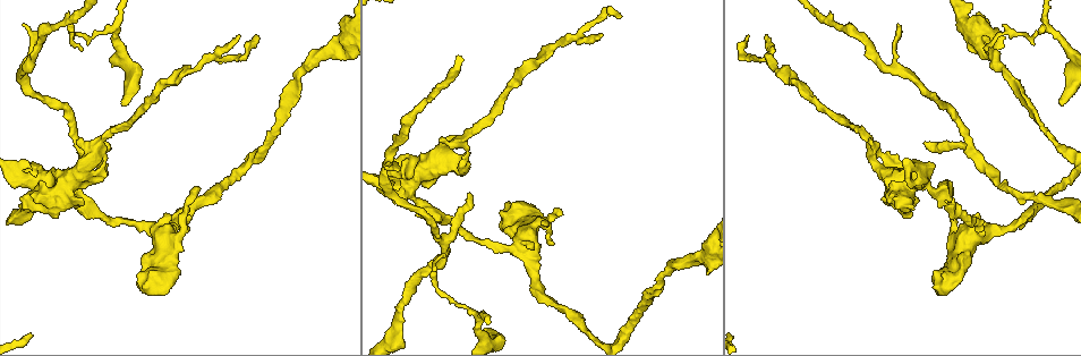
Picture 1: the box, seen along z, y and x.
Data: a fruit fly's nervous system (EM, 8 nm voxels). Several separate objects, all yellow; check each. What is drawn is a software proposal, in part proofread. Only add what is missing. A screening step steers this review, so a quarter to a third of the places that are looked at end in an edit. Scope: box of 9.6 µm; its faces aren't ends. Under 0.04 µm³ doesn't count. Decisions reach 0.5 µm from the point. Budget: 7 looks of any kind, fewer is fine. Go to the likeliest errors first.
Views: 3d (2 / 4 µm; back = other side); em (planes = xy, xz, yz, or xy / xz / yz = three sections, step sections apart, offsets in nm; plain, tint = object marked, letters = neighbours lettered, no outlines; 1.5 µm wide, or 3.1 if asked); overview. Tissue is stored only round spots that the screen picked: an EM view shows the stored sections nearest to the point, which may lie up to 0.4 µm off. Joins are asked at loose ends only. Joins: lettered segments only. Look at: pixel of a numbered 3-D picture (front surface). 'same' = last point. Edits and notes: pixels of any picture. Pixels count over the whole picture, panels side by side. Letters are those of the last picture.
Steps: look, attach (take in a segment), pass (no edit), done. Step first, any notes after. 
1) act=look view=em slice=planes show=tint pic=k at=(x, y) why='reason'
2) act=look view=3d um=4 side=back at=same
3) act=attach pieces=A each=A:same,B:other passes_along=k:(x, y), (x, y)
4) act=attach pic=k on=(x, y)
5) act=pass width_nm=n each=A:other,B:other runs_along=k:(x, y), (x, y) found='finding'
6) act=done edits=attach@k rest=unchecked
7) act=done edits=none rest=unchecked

act=look view=3d um=2 pic=1 at=(469, 192) why='an open end'

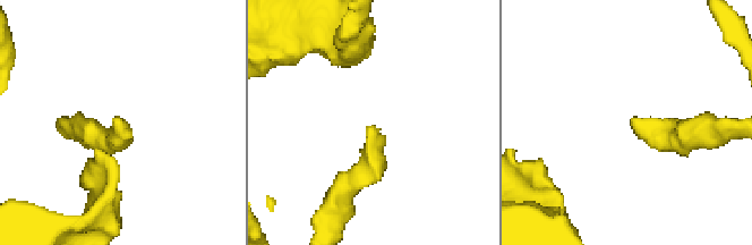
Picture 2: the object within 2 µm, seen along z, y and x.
act=look view=em slice=yz step=4 show=tint pic=2 at=(366, 129)

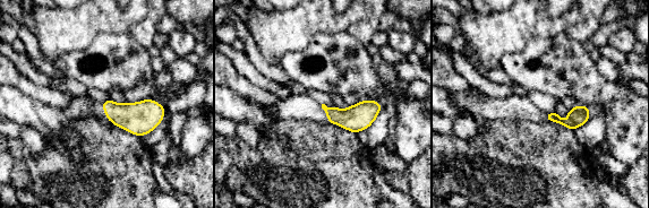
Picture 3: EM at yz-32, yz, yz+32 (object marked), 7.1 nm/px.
act=look view=em slice=planes show=letters at=same why='another direction'

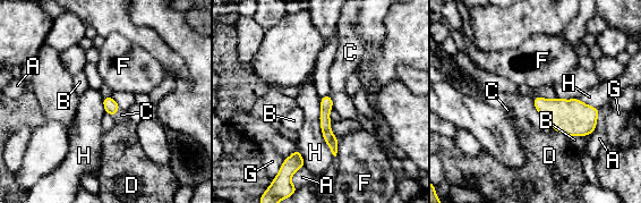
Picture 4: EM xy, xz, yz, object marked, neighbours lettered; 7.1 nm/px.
act=attach pieces=C each=A:other,B:other,C:same,D:other,F:other,G:other,H:other passes_along=4:(111, 107), (117, 111), (121, 115) found='the neuron continues'

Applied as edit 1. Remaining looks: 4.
act=look view=overview why='see it whole again'

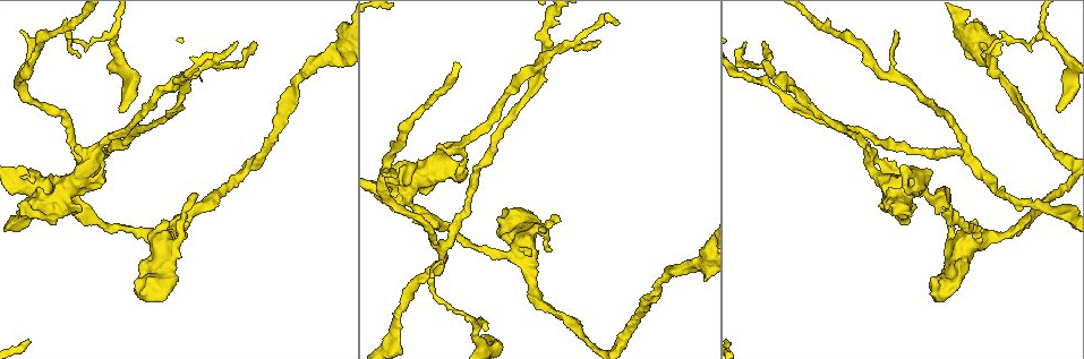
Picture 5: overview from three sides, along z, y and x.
act=look view=em slice=planes show=letters pic=5 at=(1058, 111)

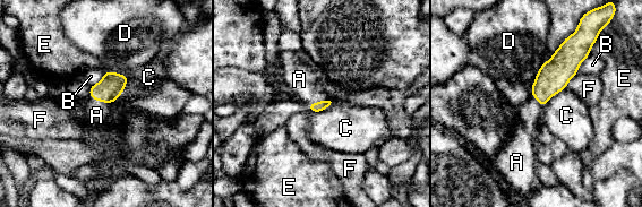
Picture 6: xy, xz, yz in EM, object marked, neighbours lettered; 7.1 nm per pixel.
act=attach pieces=A each=A:same,B:other,C:other,D:other,E:other,F:other passes_along=6:(108, 91), (102, 101), (96, 115) found='it goes on there'

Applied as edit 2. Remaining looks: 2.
act=look view=overview

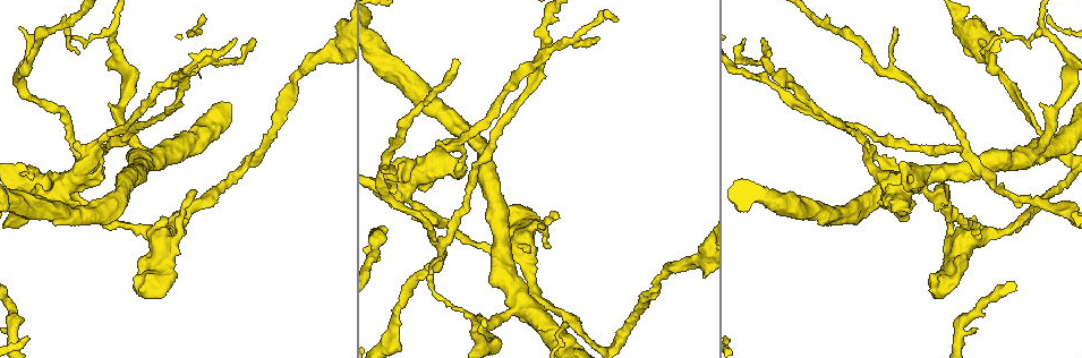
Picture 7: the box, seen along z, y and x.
act=look view=em slice=planes show=letters pic=7 at=(78, 202) why='an open end'

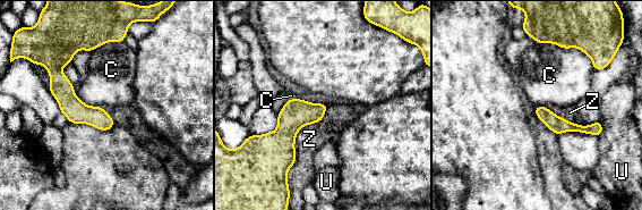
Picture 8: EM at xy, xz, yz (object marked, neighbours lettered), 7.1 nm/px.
act=pass longest_contact=C:550nm each=C:other,U:other,Z:other border=8:(528, 35), (579, 48), (595, 69) found='none of them fits'

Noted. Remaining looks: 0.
act=done edits=attach@4,attach@6 rest=unchecked

